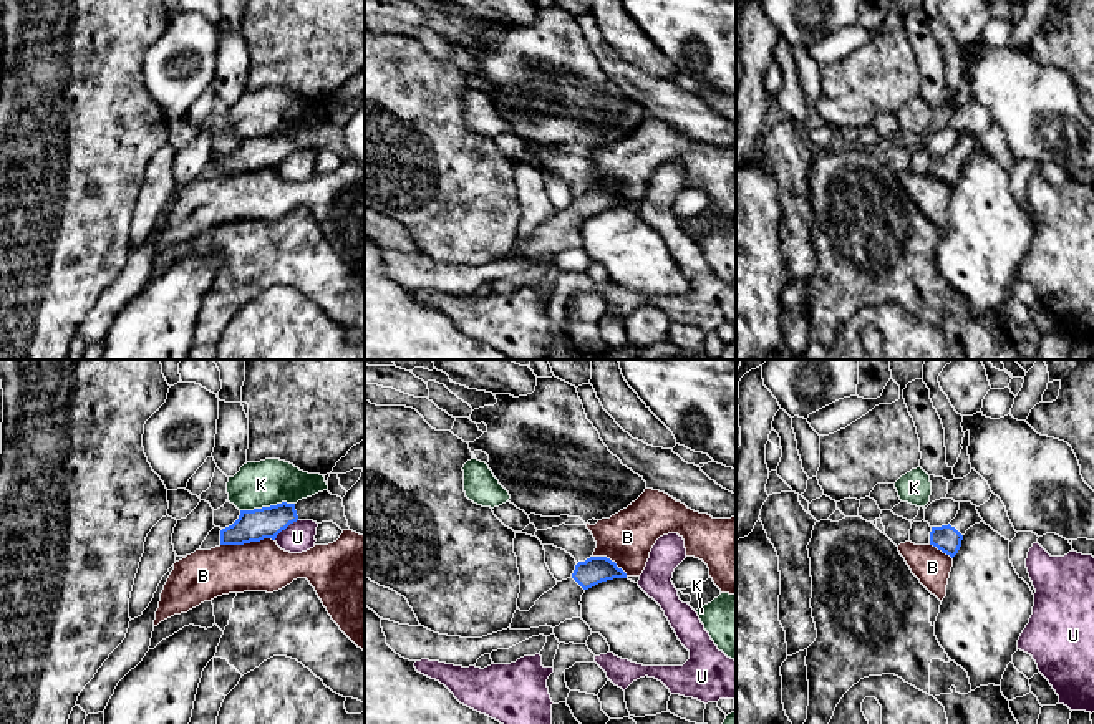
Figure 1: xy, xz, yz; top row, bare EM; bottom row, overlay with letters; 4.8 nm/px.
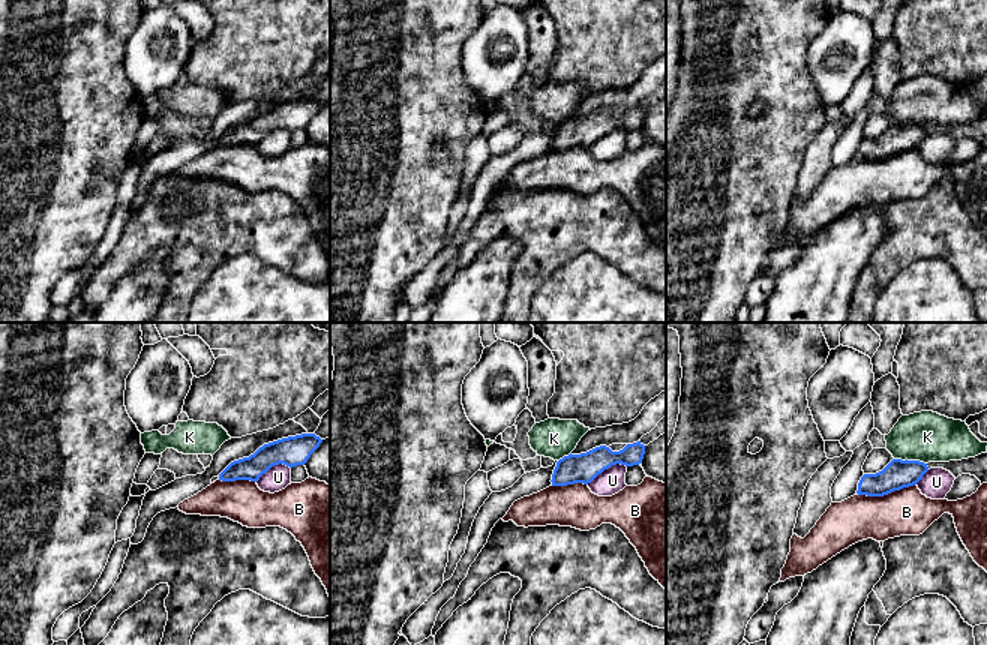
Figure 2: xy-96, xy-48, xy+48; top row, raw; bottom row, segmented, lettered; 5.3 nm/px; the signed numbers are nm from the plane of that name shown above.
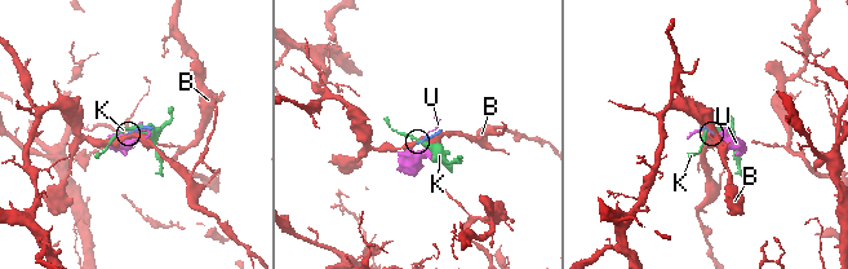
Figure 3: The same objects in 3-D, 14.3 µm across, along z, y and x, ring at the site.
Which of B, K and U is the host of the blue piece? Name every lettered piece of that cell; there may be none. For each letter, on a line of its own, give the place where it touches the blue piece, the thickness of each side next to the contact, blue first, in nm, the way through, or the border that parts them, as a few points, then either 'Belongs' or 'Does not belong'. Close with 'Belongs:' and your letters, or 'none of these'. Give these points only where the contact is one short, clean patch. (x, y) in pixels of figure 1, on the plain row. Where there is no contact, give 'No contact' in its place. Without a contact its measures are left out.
B: Touches blue at xy (247, 171). Thickness 160 nm (blue) against 240 nm. Boundary: xy (274, 168), (221, 174). Does not belong
K: Touches blue at xy (267, 136). Thickness 160 nm (blue) against 220 nm. Boundary: xy (294, 131), (277, 131), (241, 139). Does not belong
U: Touches blue at xy (285, 156). Thickness 160 nm (blue) against 150 nm. Boundary: xy (297, 148), (274, 168). Does not belong
Belongs: none of these

